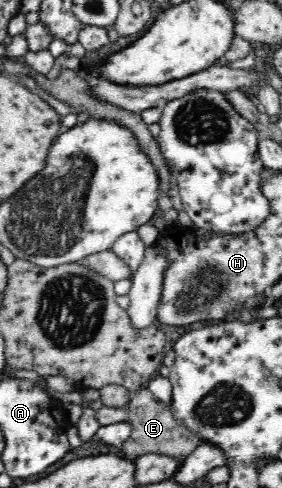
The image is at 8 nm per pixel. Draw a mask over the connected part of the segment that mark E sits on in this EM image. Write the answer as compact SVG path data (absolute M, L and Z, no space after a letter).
M147 385L132 393L128 405L130 405L129 421L126 423L130 425L131 433L118 447L121 457L134 459L144 454L158 454L180 461L199 447L199 441L196 441L195 437L183 428L183 425L175 421L169 411L168 403L156 399Z

